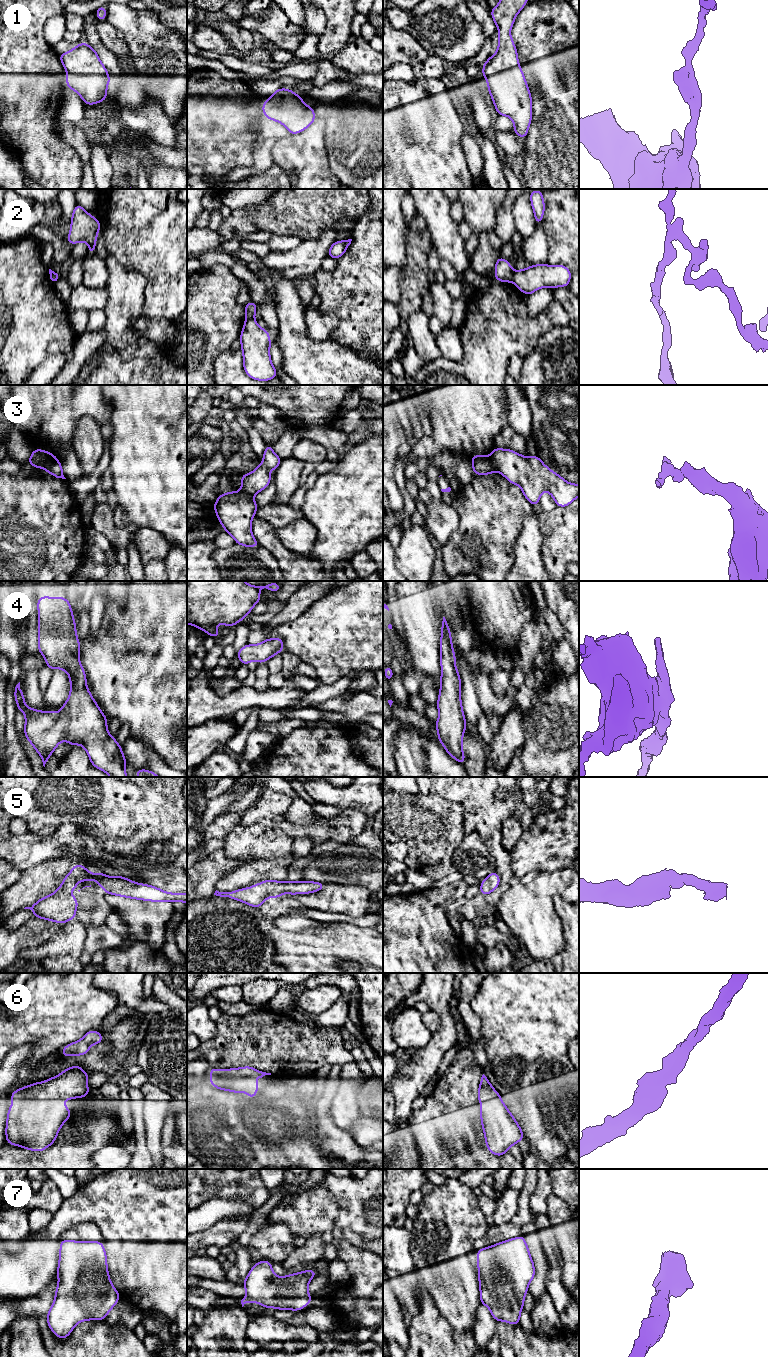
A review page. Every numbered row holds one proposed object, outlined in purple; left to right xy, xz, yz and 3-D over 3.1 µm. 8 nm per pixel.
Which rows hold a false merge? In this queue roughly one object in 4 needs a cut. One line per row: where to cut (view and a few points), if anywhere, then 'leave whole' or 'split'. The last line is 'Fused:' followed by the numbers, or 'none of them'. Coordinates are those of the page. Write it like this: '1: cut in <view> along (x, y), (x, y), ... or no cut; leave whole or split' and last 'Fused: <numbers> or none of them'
1: no cut; leave whole
2: cut in yz along (513, 272), (513, 279), (511, 281); split
3: cut in yz along (488, 457), (491, 466), (495, 470); split
4: no cut; leave whole
5: no cut; leave whole
6: no cut; leave whole
7: no cut; leave whole
Fused: 2, 3

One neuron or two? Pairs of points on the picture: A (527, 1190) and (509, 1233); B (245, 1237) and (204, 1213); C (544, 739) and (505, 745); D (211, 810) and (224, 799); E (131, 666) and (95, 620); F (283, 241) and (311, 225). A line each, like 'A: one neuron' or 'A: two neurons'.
A: one neuron
B: two neurons
C: two neurons
D: one neuron
E: two neurons
F: two neurons

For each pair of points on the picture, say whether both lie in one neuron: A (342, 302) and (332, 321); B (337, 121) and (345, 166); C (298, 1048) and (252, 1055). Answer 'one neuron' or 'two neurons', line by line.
A: two neurons
B: one neuron
C: one neuron

